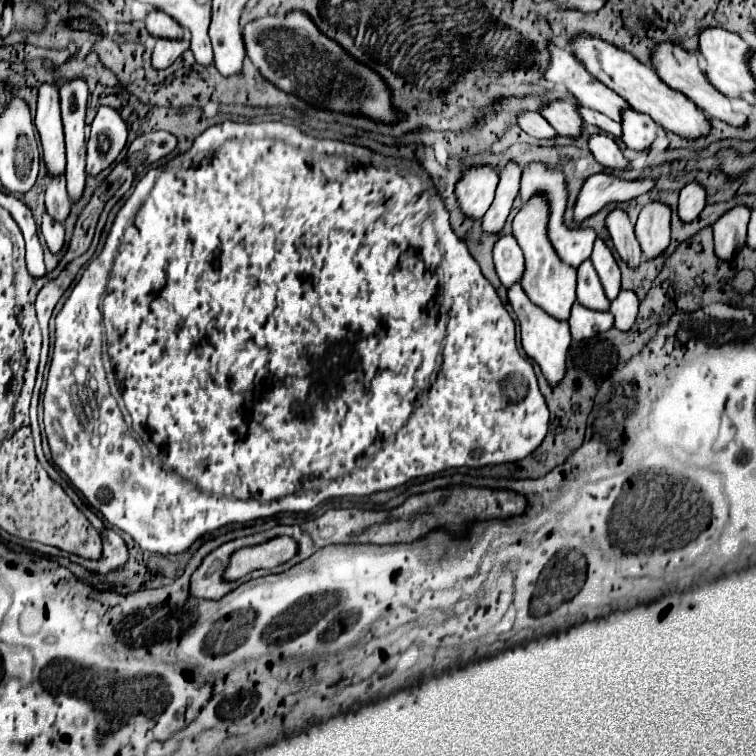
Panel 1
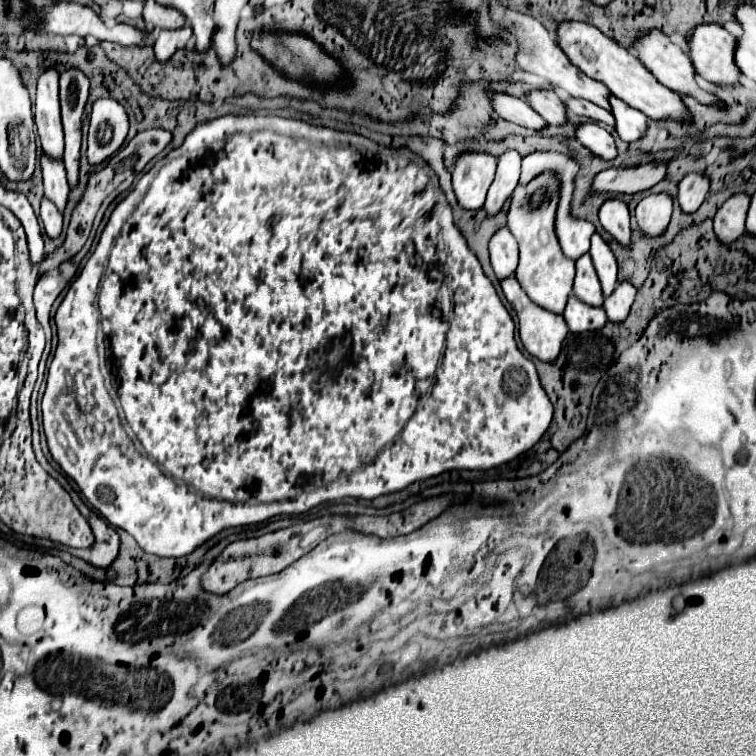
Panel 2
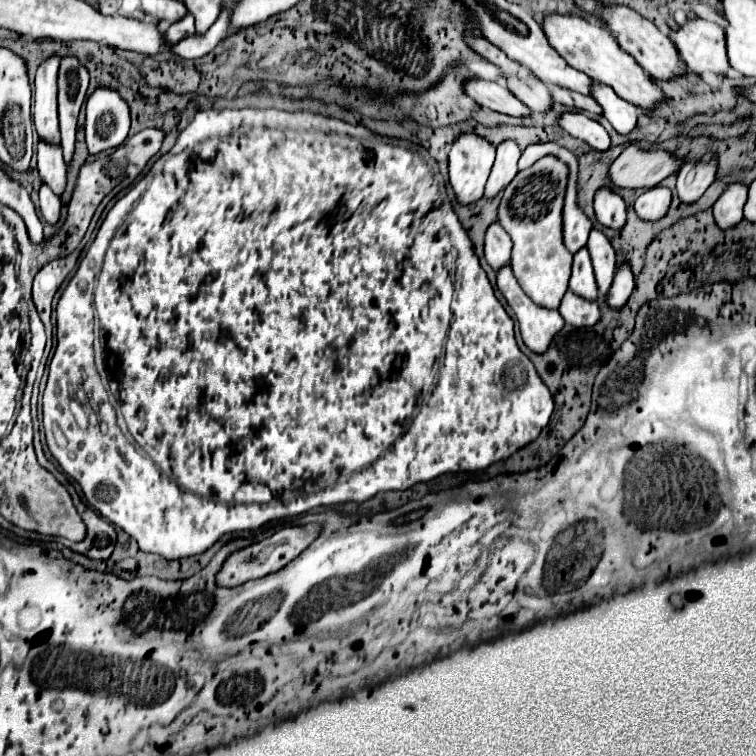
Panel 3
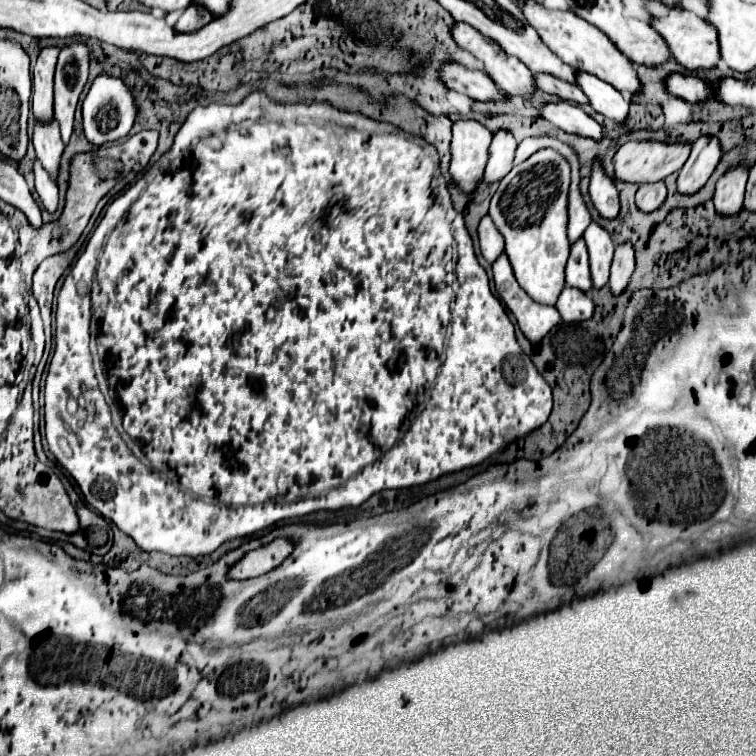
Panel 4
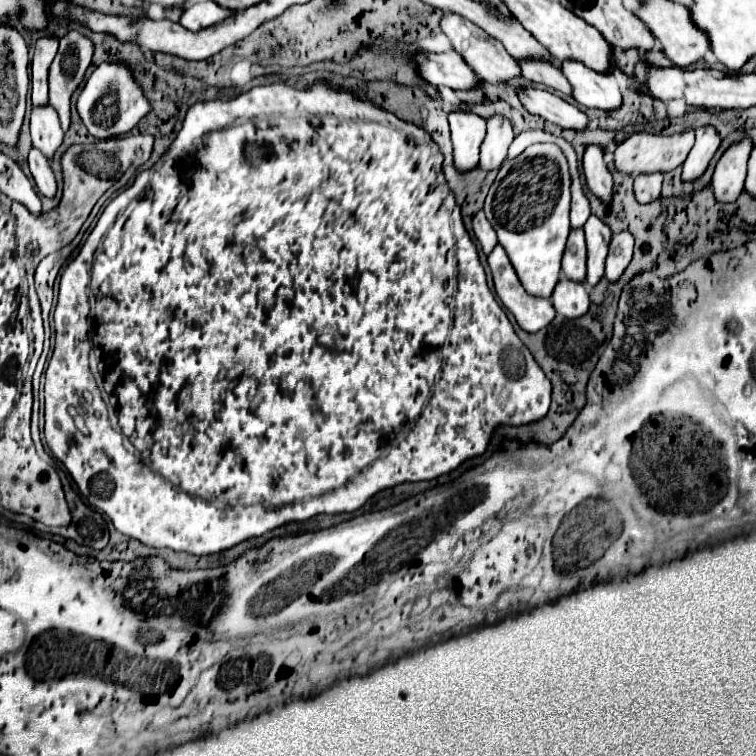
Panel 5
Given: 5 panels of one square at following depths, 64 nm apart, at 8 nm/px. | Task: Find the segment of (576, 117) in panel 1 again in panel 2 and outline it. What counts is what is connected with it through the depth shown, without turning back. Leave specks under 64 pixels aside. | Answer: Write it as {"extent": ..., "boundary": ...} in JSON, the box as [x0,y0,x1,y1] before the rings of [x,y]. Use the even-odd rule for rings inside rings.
{"extent":[526,90,566,124],"boundary":[[[532,90],[526,94],[526,102],[548,122],[548,124],[564,124],[566,122],[566,106],[552,90]]]}

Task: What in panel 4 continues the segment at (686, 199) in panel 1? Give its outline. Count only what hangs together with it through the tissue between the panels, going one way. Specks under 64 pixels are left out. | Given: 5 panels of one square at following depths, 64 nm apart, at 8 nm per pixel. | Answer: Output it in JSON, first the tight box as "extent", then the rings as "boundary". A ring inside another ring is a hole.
{"extent":[678,136,722,194],"boundary":[[[700,136],[692,146],[692,152],[690,152],[686,164],[680,170],[678,192],[692,194],[692,192],[700,190],[706,184],[706,180],[710,178],[710,174],[716,170],[720,156],[722,156],[722,148],[720,148],[718,138]]]}

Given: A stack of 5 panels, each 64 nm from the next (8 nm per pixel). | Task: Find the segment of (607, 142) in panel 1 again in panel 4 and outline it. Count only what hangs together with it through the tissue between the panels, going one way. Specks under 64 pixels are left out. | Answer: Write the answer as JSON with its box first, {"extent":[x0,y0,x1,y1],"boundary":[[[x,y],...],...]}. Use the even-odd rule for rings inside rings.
{"extent":[538,100,604,140],"boundary":[[[560,100],[560,102],[540,104],[538,108],[540,108],[540,114],[544,118],[548,118],[548,122],[552,122],[556,128],[560,128],[564,132],[578,134],[578,136],[590,136],[596,140],[600,140],[604,136],[602,126],[576,104]]]}

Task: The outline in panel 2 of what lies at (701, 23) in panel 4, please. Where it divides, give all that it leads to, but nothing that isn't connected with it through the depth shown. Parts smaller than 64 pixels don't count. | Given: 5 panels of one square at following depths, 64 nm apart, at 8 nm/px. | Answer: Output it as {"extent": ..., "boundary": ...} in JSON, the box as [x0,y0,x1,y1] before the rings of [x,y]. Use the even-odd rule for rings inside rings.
{"extent":[686,24,738,84],"boundary":[[[698,24],[692,34],[686,38],[686,46],[690,50],[690,60],[694,64],[696,74],[712,84],[738,84],[738,68],[734,62],[736,38],[718,24]]]}

